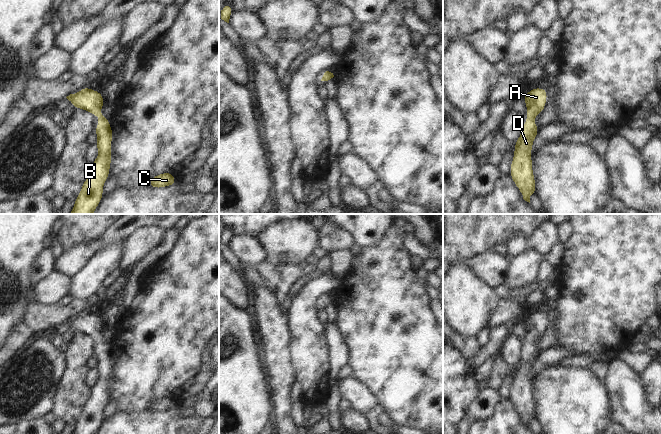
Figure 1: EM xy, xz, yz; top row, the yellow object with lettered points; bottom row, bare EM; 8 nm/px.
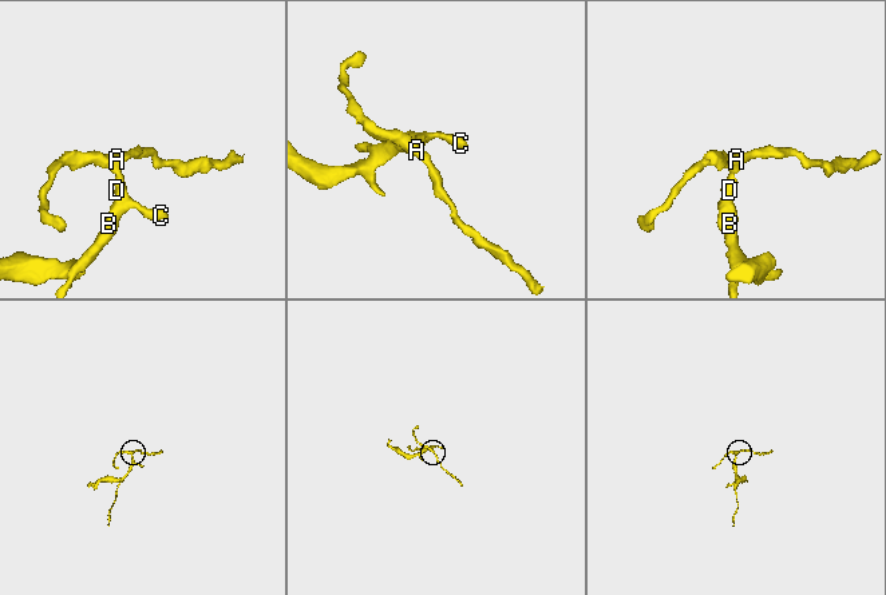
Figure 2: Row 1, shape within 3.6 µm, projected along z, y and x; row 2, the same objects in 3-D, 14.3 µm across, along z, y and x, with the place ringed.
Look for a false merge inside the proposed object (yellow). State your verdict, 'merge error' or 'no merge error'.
no merge error

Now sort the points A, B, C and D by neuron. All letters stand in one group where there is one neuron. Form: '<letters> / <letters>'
A B C D

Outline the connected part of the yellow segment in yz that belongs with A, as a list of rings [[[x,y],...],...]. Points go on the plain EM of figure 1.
[[[537,311],[522,322],[527,331],[526,347],[522,351],[520,361],[515,365],[514,381],[510,389],[511,402],[523,423],[529,427],[530,420],[536,417],[531,376],[539,354],[534,342],[544,334],[547,322],[547,313]]]

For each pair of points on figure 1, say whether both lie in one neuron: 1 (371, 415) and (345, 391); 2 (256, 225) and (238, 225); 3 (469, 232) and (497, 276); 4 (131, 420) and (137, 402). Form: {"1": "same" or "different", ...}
{"1": "same", "2": "same", "3": "different", "4": "different"}

